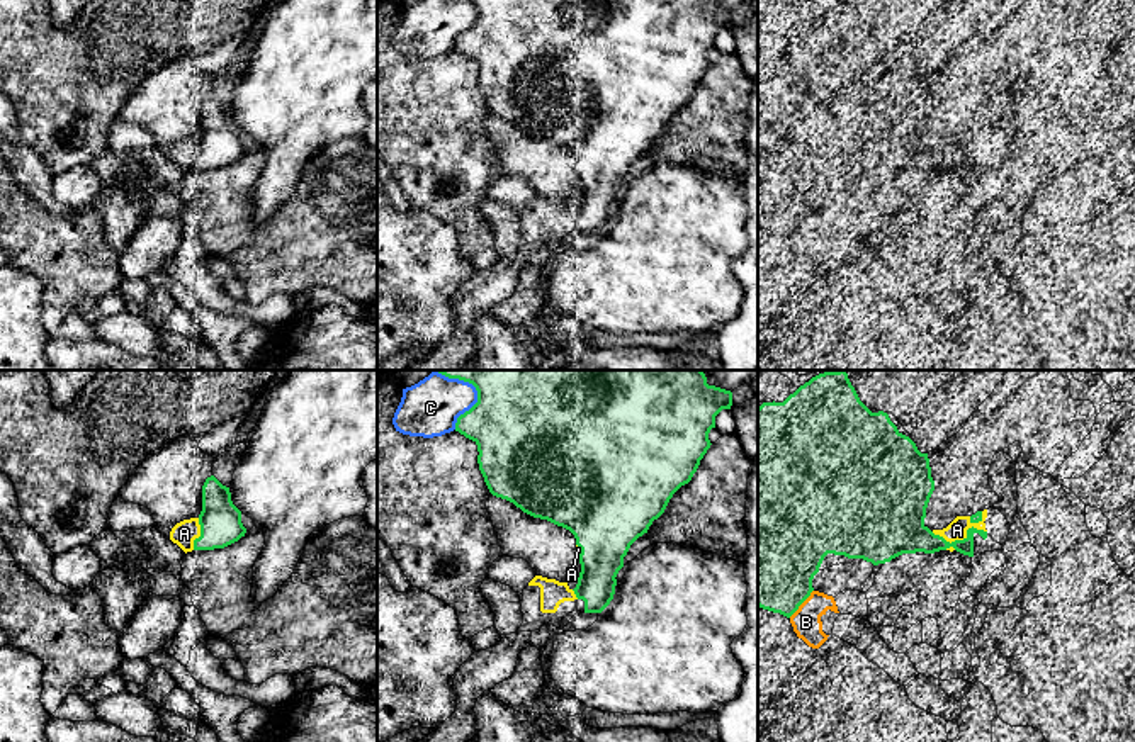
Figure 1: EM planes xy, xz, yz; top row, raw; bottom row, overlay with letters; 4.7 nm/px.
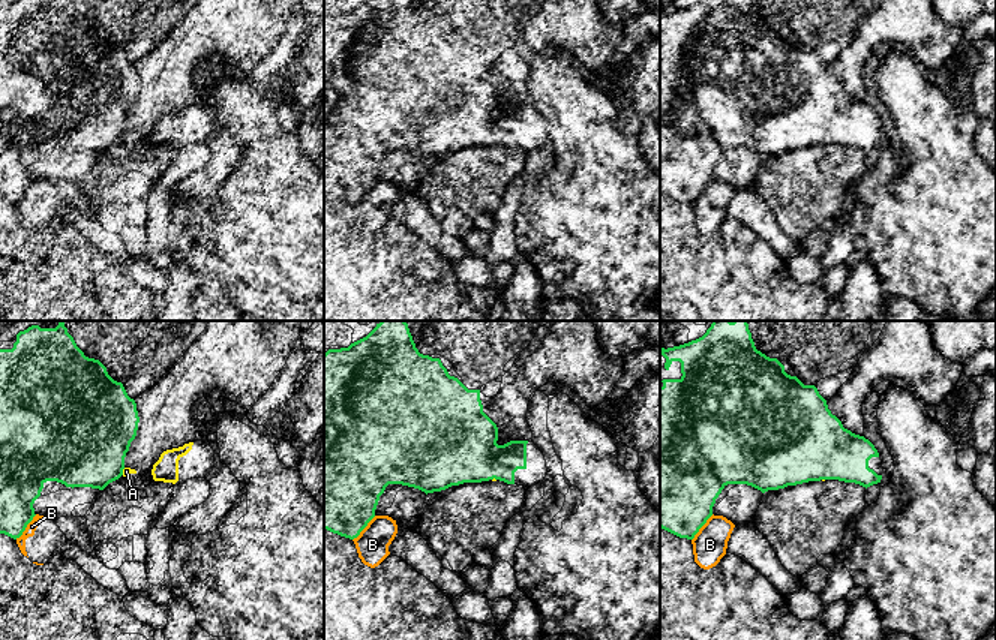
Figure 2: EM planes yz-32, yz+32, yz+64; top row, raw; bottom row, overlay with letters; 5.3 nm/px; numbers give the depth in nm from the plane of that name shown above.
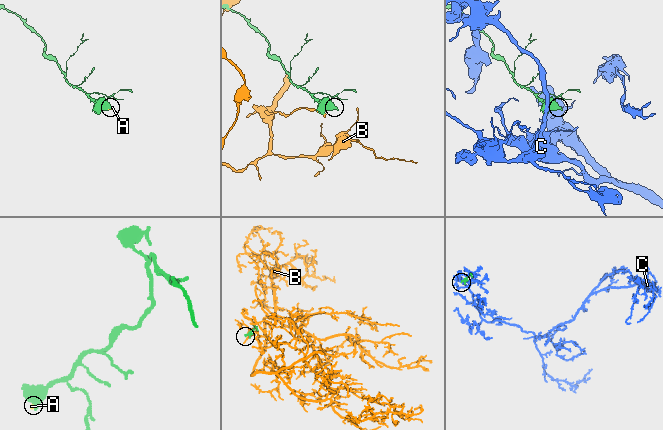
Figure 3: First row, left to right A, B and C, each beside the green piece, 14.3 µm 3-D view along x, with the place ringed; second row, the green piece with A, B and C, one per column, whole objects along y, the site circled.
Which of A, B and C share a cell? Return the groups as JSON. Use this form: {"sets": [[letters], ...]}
{"sets": [["A"], ["B"], ["C"]]}

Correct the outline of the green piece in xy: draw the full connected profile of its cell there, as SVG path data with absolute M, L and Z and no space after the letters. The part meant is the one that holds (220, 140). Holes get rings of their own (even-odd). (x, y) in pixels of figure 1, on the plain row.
M211 95L202 105L200 134L177 143L170 151L170 160L187 173L224 168L245 153L241 131L233 124L229 107Z

